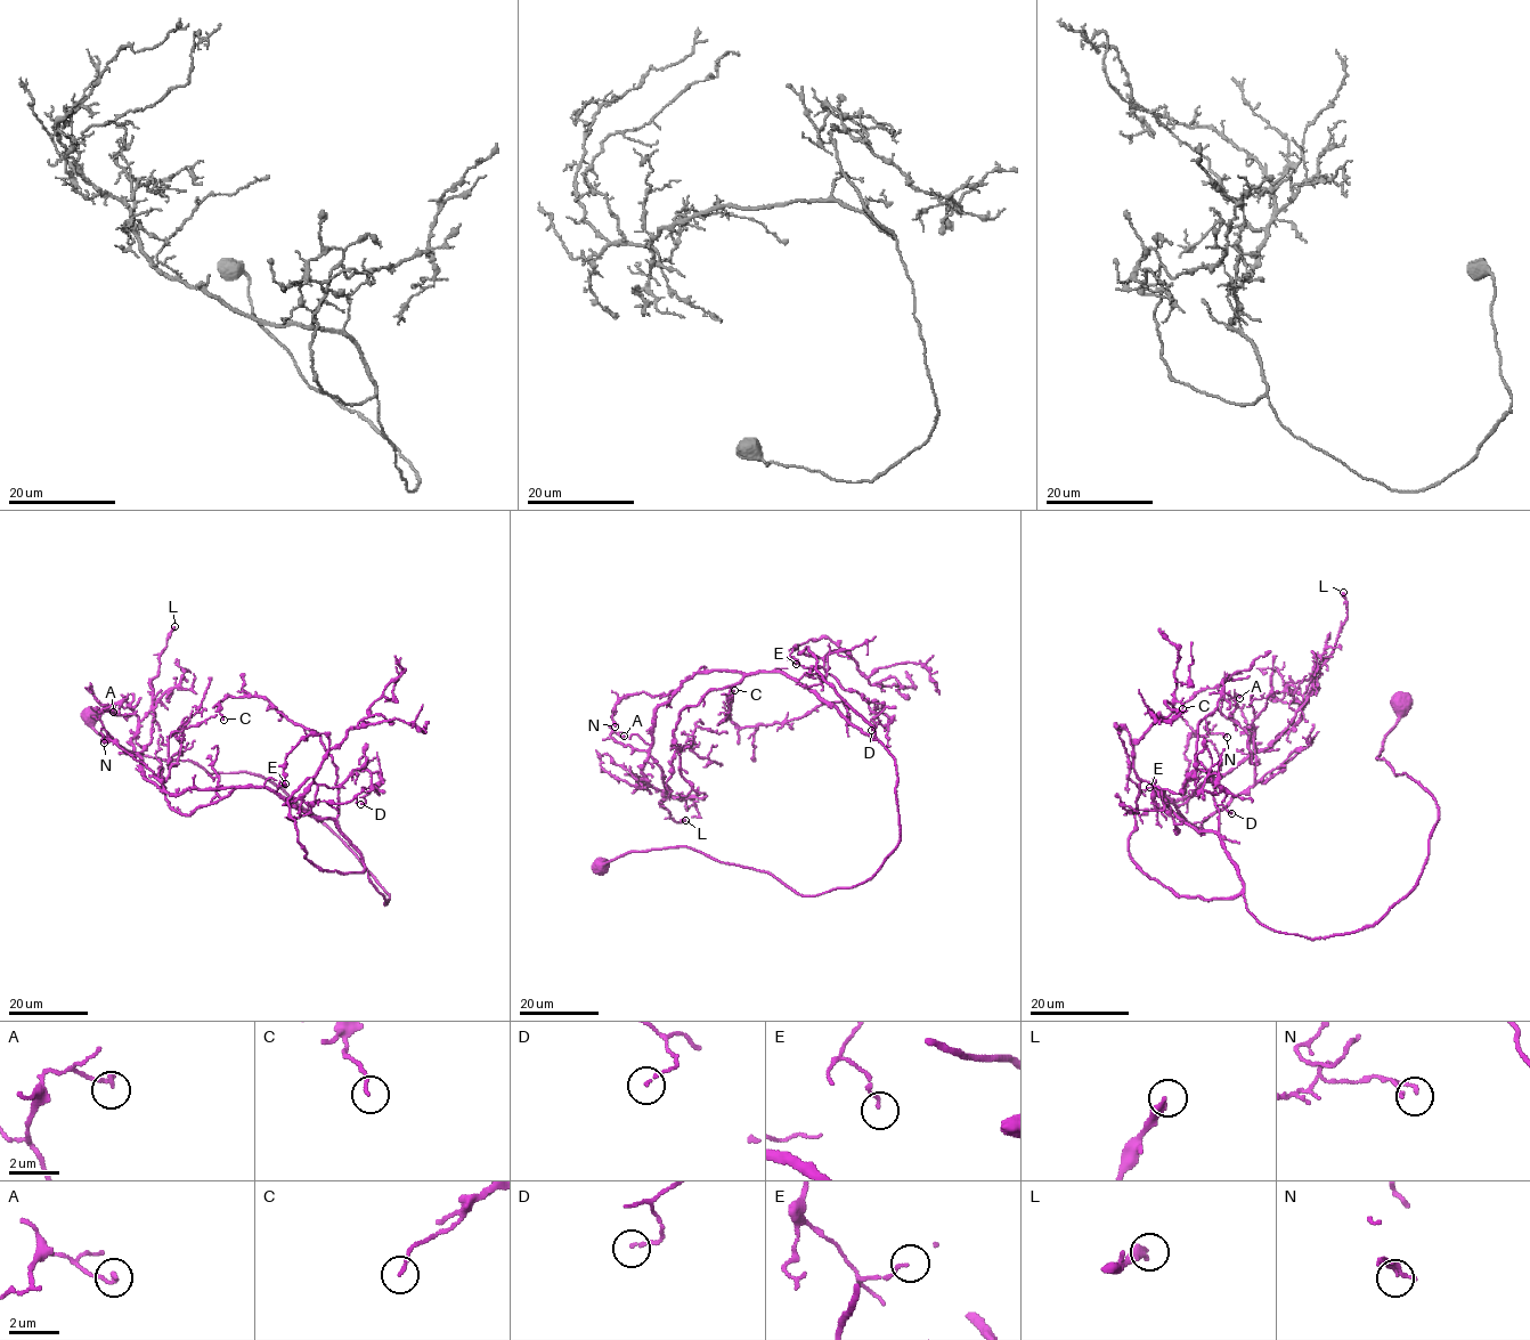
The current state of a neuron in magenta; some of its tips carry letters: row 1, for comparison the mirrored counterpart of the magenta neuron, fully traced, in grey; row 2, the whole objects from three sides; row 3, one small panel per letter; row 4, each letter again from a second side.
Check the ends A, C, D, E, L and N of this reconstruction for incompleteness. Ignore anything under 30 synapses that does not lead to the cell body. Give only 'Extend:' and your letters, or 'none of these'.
Extend: none of these

